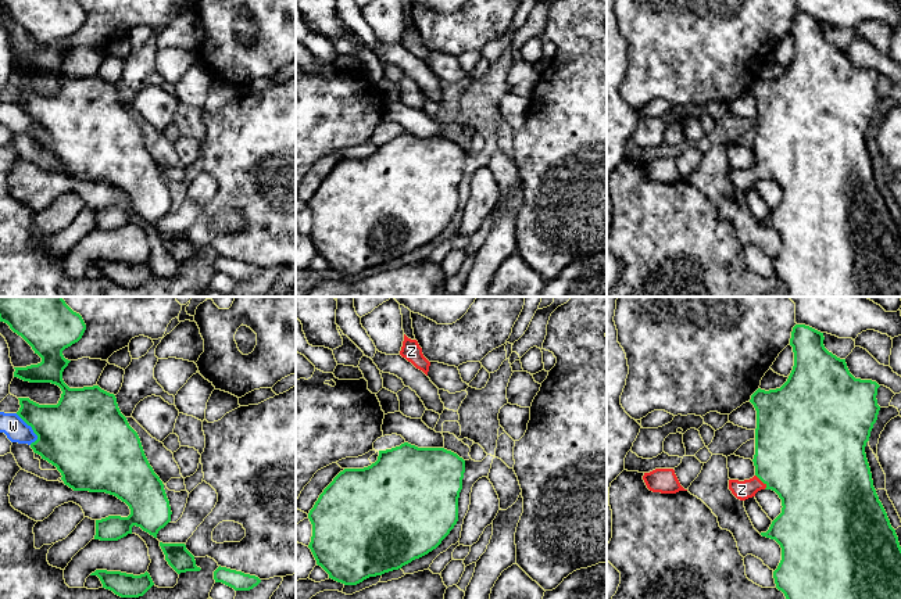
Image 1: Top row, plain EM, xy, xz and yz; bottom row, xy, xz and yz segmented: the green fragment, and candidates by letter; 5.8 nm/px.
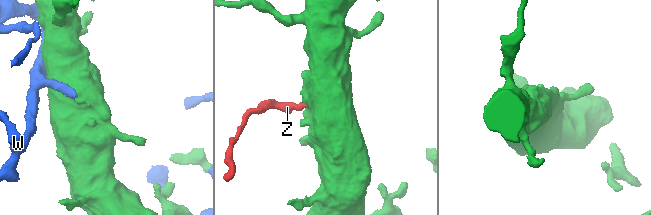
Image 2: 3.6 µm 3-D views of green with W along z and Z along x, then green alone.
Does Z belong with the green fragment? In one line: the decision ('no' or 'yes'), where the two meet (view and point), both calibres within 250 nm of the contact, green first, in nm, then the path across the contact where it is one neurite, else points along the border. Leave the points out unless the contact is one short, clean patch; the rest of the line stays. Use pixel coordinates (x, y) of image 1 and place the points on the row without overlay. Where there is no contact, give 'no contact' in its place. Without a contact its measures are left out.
yes; meets green in yz at (761, 169); 480 nm thick on the green side, 110 nm on the other; runs through yz (797, 146), (761, 169), (742, 179)

